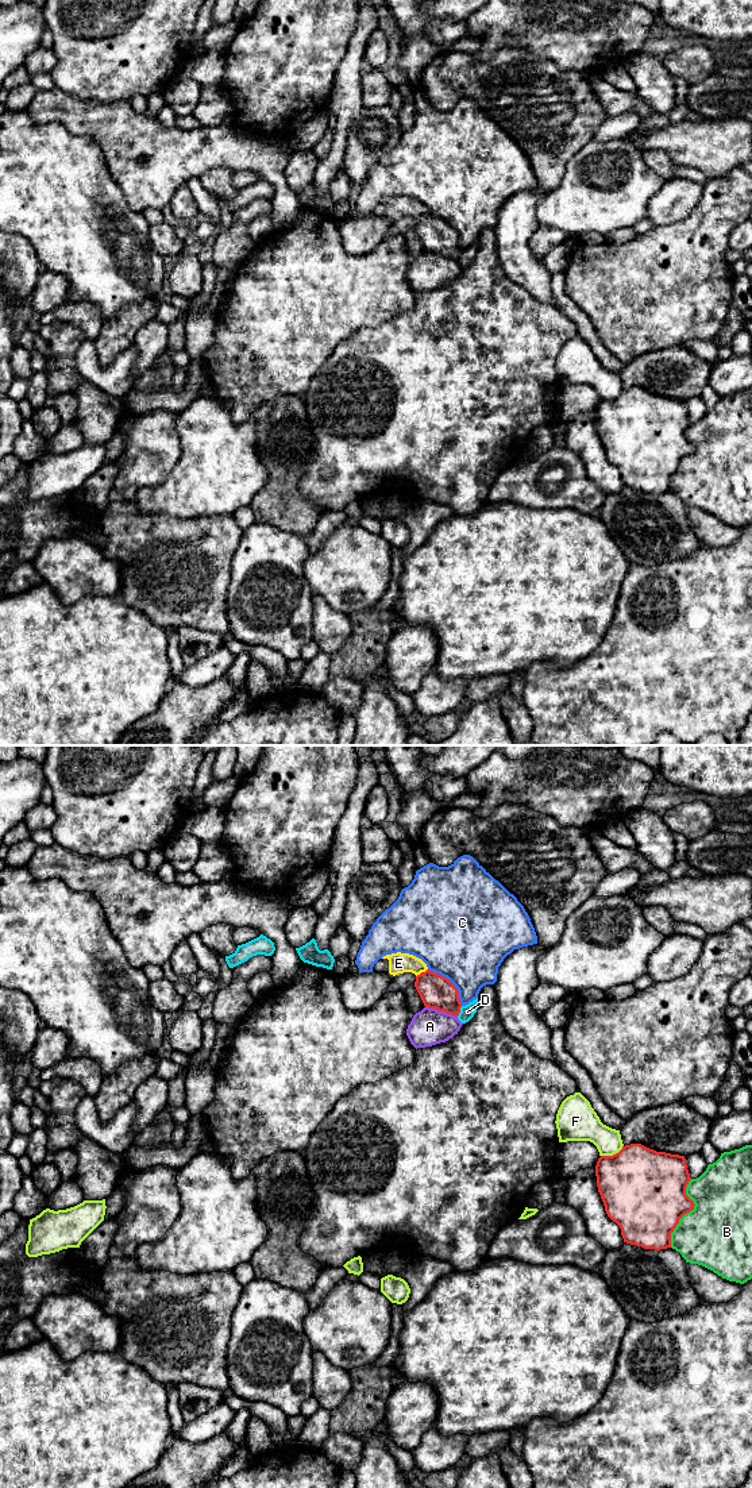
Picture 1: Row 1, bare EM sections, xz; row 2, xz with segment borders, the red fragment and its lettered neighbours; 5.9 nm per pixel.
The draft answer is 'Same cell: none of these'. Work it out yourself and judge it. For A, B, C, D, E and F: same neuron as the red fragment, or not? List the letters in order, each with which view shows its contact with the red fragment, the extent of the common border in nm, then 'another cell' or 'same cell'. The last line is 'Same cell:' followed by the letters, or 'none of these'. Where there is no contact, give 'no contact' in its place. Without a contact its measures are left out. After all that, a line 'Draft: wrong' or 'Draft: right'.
A: xz | 200 nm | another cell
B: xz | 420 nm | another cell
C: xz | 300 nm | another cell
D: xz | 70 nm | another cell
E: xz | 90 nm | same cell
F: xz | 150 nm | another cell
Same cell: E
Draft: wrong

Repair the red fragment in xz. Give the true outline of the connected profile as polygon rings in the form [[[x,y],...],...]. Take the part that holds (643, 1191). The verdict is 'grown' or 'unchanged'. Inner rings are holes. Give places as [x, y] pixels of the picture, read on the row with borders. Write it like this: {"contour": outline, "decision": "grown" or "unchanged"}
{"contour": [[[630,1144],[613,1156],[601,1156],[595,1165],[595,1176],[605,1211],[620,1226],[624,1242],[644,1249],[671,1248],[671,1233],[679,1219],[695,1206],[686,1195],[691,1177],[684,1156]]], "decision": "unchanged"}

